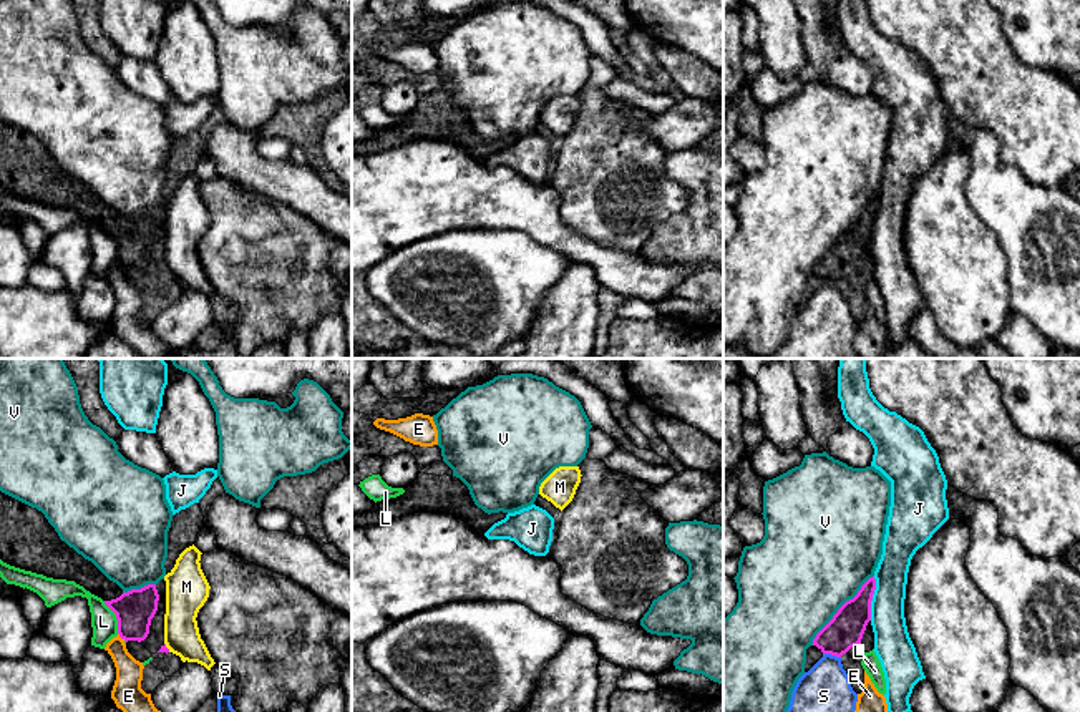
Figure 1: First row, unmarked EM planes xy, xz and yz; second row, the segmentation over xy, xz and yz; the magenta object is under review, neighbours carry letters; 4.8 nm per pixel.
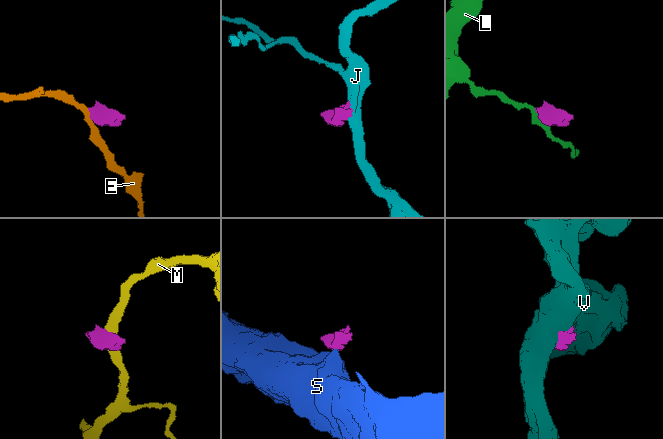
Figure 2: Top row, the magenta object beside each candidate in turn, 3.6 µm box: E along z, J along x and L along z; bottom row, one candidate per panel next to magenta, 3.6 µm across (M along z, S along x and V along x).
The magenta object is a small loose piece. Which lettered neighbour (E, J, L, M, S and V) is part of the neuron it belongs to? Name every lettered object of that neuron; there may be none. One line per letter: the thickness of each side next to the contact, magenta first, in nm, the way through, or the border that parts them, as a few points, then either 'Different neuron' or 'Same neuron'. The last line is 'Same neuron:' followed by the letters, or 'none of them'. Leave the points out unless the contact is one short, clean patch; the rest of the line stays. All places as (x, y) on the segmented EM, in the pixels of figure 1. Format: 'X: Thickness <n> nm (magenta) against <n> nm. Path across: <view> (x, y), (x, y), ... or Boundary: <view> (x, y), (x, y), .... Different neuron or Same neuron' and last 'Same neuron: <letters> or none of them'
E: Thickness 190 nm (magenta) against 140 nm. Boundary: xy (118, 633), (125, 639). Different neuron
J: Thickness 170 nm (magenta) against 180 nm. Boundary: yz (875, 576), (870, 619). Different neuron
L: Thickness 190 nm (magenta) against 130 nm. Boundary: xy (103, 601), (115, 614), (118, 633). Different neuron
M: Thickness 30 nm (magenta) against 180 nm. Boundary: xy (165, 643), (170, 651). Different neuron
S: Thickness 170 nm (magenta) against 240 nm. Boundary: yz (823, 653), (840, 658). Different neuron
V: Thickness 170 nm (magenta) against 500 nm. Different neuron
Same neuron: none of them

